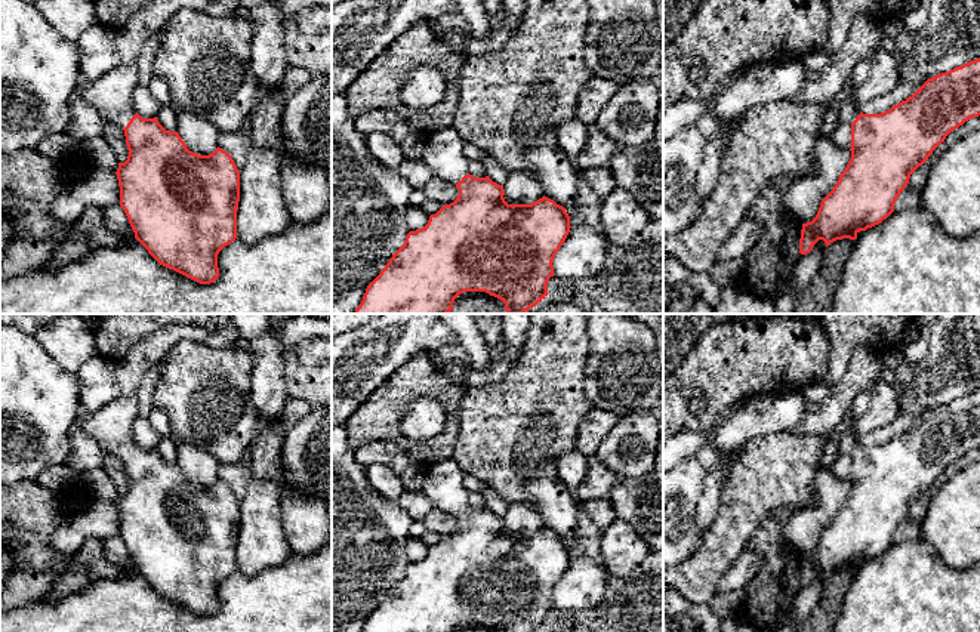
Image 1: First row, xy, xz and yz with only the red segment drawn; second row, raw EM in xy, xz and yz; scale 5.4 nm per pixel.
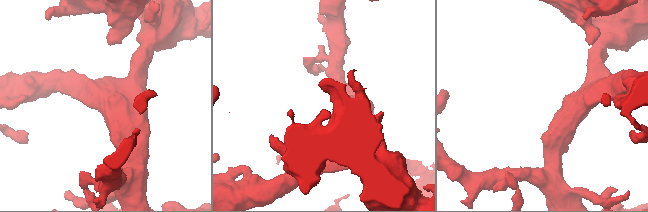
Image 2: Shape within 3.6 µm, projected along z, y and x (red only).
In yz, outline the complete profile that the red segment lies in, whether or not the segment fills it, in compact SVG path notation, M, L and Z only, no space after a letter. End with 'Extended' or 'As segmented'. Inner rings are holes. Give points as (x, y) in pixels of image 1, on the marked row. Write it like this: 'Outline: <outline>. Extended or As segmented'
Outline: M872 56L860 61L851 74L848 98L838 112L839 123L848 121L851 124L851 160L839 175L836 185L822 200L816 218L802 223L801 255L810 253L819 240L823 240L826 247L836 240L856 240L860 231L866 231L887 219L894 212L894 203L907 186L910 175L928 160L952 130L980 115L980 58L928 78L912 96L881 114L863 114L853 98L853 93L869 77L870 68Z. Extended

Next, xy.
Outline: M121 64L96 80L83 78L78 92L101 117L124 130L127 160L115 172L123 207L135 238L163 266L200 284L219 277L218 255L237 238L240 172L222 148L209 155L189 151L178 132L166 130L154 118L142 118L133 107L138 65Z. Extended

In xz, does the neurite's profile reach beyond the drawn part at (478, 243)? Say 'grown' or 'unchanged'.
grown

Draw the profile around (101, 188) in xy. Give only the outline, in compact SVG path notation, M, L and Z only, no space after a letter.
M93 169L86 179L61 191L50 207L58 222L74 223L90 206L107 209L117 204L120 186L115 172Z

